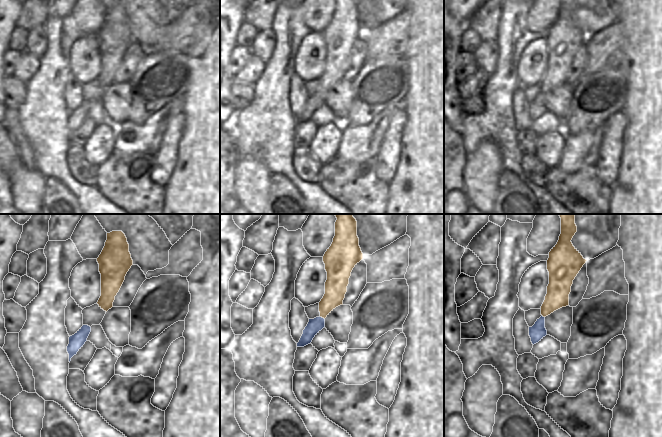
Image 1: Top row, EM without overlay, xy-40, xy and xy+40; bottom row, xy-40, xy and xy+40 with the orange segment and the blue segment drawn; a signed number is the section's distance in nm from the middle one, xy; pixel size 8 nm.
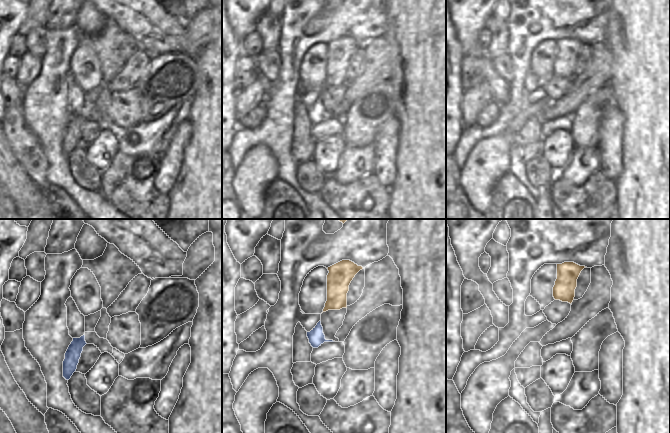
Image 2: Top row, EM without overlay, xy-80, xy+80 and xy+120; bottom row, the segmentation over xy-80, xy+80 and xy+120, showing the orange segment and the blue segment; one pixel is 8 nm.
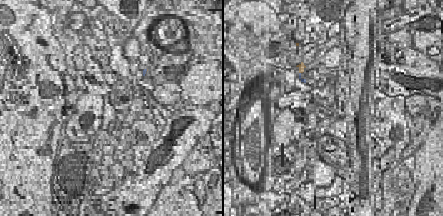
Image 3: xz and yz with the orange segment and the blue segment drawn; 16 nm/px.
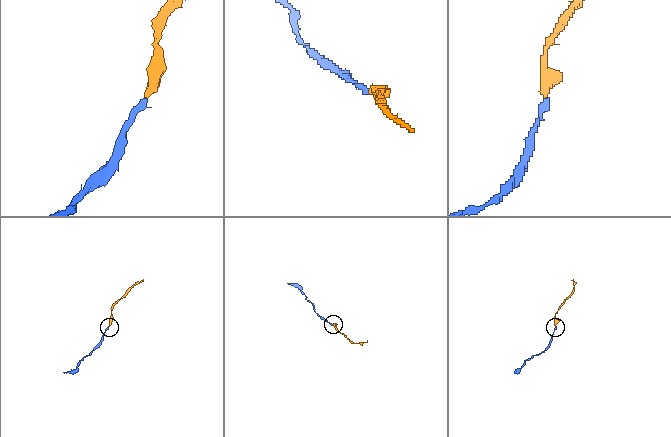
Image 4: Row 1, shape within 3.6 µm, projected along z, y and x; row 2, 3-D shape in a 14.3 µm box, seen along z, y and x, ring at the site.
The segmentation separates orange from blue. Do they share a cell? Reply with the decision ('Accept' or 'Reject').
Accept

